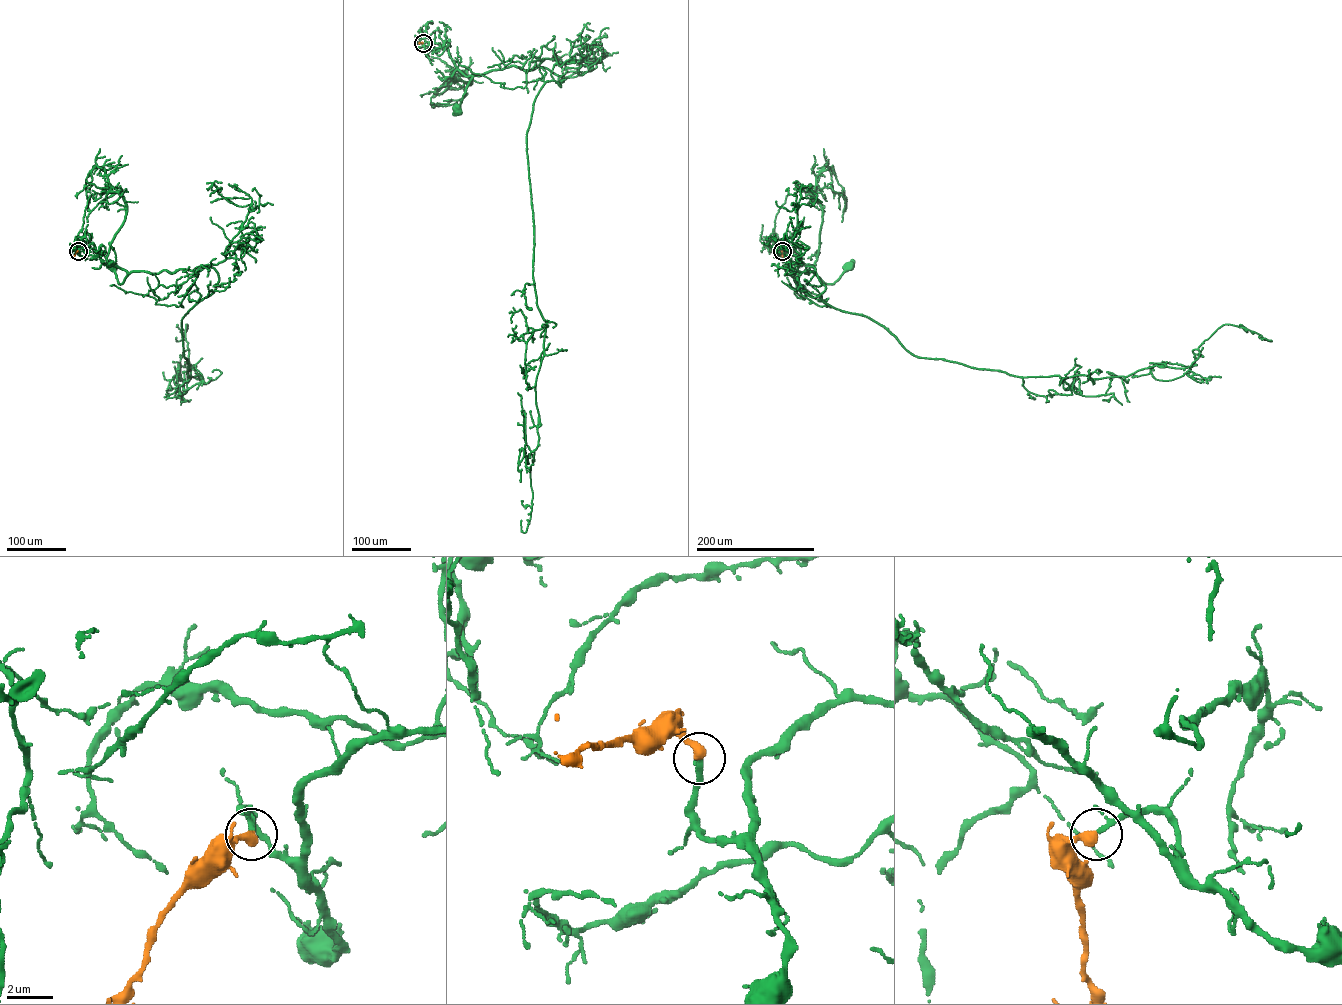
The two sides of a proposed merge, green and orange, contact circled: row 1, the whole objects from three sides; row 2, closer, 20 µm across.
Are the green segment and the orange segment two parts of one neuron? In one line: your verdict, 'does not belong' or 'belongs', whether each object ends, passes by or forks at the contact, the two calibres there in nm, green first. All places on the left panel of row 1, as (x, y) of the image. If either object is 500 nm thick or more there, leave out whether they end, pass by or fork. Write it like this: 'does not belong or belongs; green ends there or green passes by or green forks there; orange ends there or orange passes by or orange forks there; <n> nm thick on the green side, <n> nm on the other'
belongs; green passes by; orange ends there; 160 nm thick on the green side, 440 nm on the other

